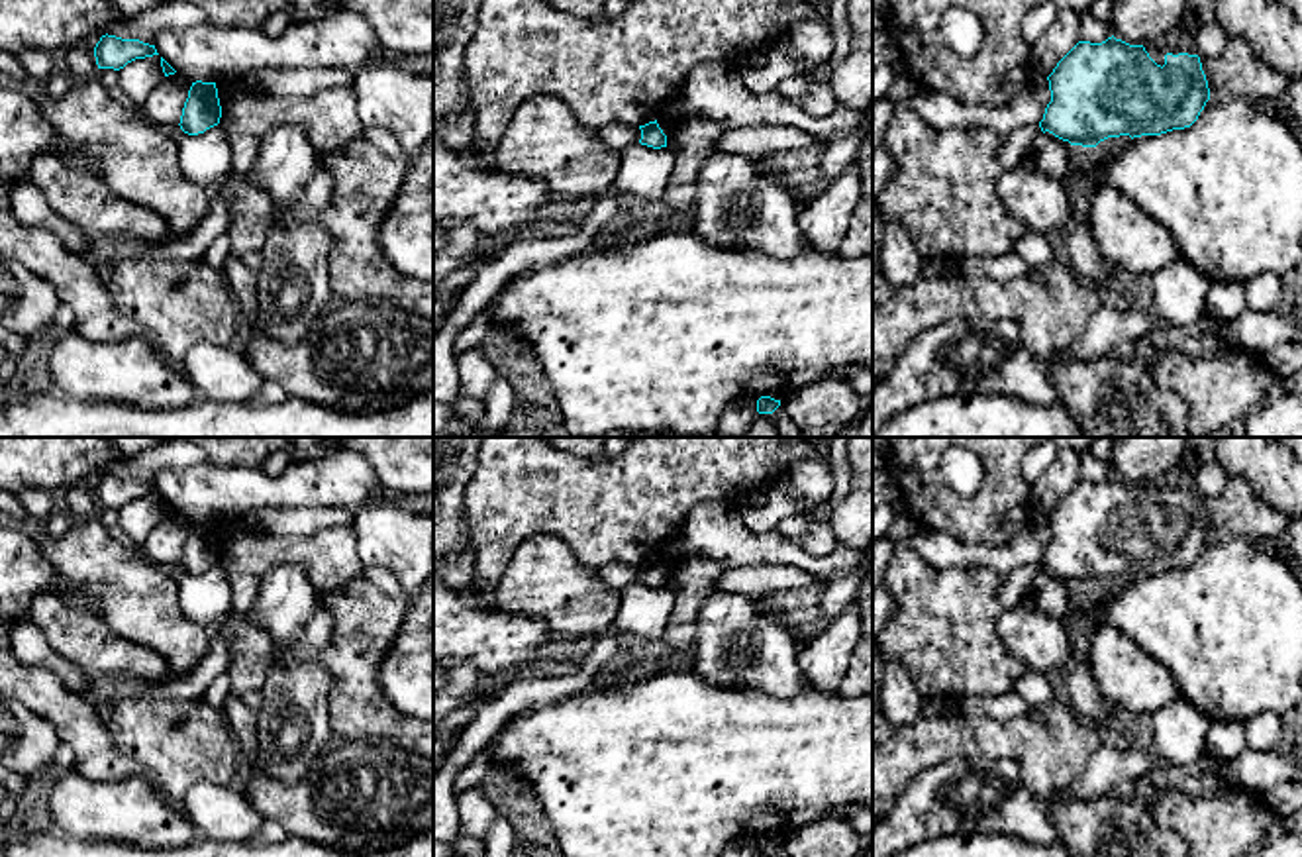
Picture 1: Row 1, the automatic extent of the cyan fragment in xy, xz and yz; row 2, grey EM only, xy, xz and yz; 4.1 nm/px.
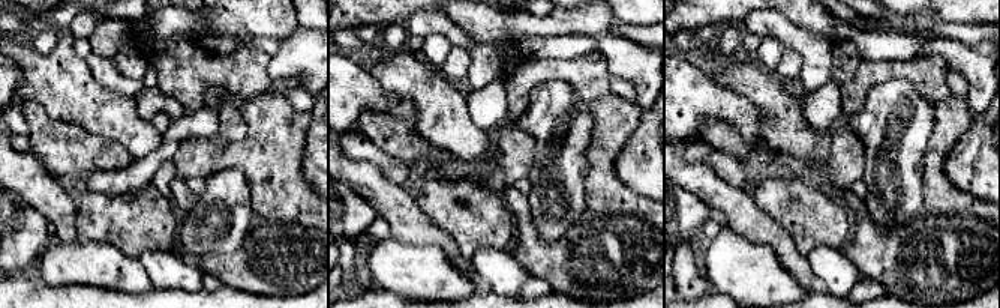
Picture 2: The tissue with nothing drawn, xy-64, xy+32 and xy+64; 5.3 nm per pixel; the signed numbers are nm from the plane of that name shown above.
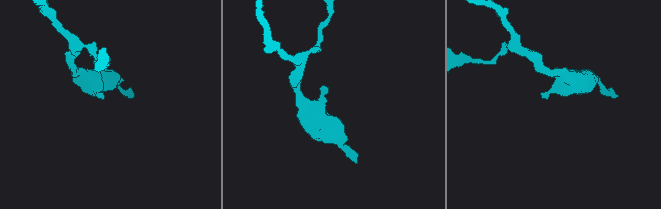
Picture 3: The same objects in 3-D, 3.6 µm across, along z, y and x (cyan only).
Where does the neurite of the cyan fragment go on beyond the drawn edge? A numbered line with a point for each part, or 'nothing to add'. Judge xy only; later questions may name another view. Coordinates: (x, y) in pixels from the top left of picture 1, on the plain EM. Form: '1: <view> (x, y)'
nothing to add

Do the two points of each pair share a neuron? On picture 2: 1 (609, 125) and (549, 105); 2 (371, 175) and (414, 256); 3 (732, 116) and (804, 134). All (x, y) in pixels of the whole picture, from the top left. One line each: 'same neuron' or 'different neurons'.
1: different neurons
2: different neurons
3: different neurons

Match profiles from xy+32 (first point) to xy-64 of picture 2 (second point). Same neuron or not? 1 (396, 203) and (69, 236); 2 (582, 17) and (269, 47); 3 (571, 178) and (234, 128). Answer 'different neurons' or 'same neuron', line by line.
1: same neuron
2: different neurons
3: same neuron

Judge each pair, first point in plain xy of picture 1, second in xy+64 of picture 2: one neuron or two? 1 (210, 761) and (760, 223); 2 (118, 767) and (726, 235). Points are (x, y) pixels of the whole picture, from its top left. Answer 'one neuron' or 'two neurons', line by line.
1: two neurons
2: two neurons

